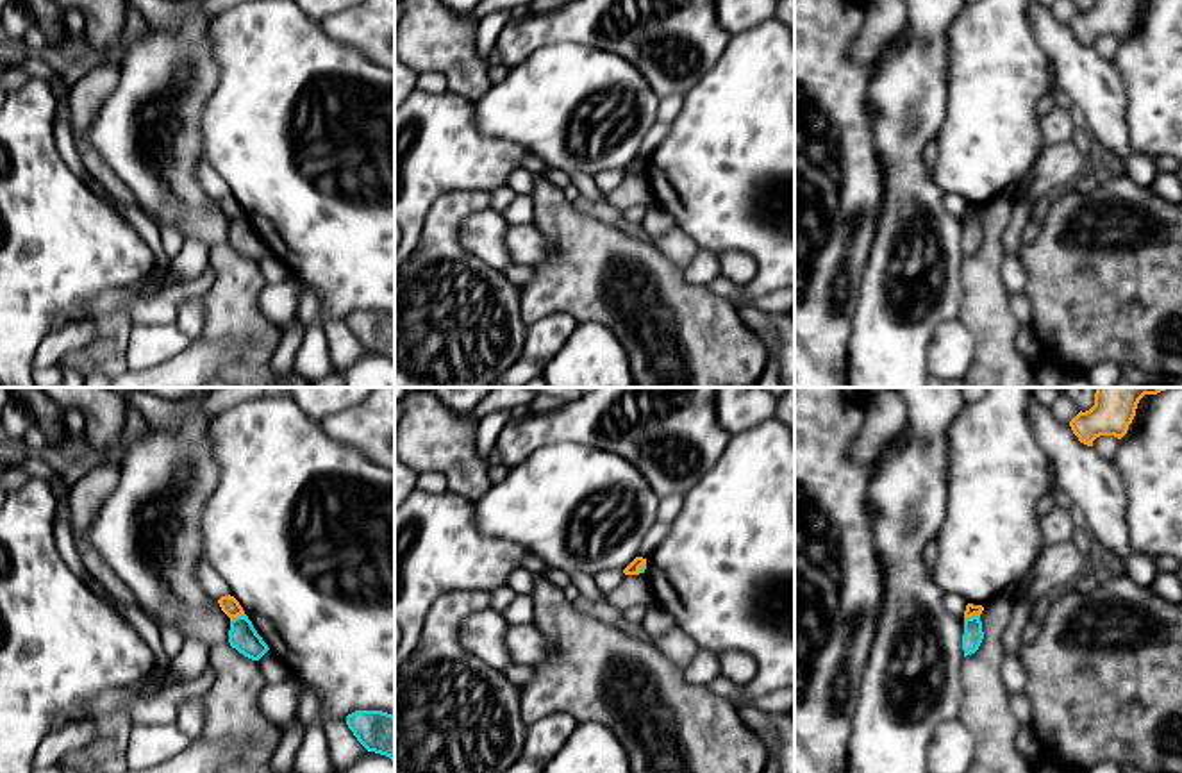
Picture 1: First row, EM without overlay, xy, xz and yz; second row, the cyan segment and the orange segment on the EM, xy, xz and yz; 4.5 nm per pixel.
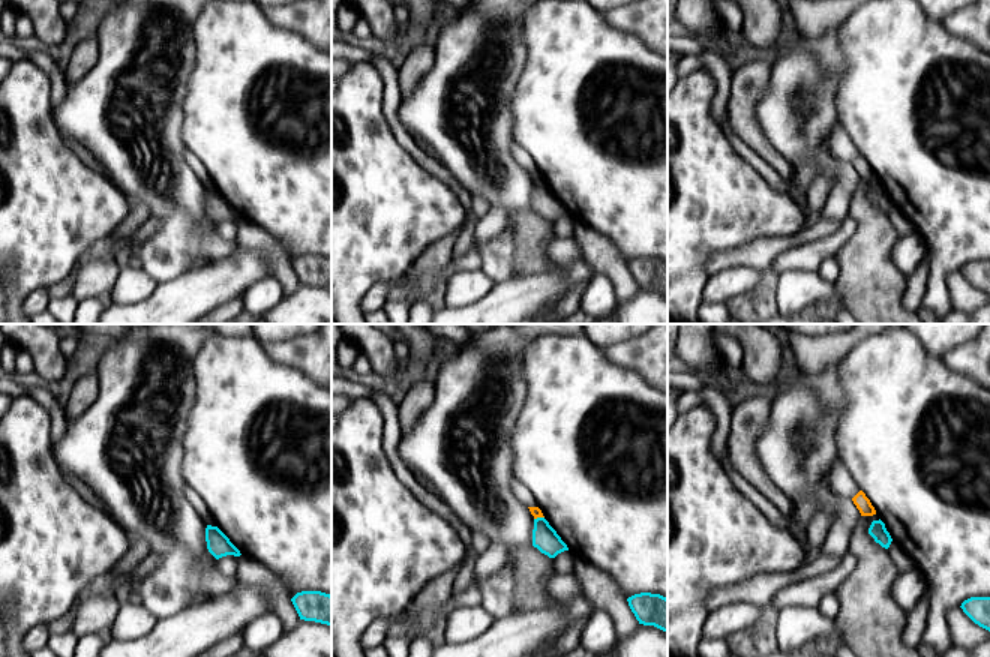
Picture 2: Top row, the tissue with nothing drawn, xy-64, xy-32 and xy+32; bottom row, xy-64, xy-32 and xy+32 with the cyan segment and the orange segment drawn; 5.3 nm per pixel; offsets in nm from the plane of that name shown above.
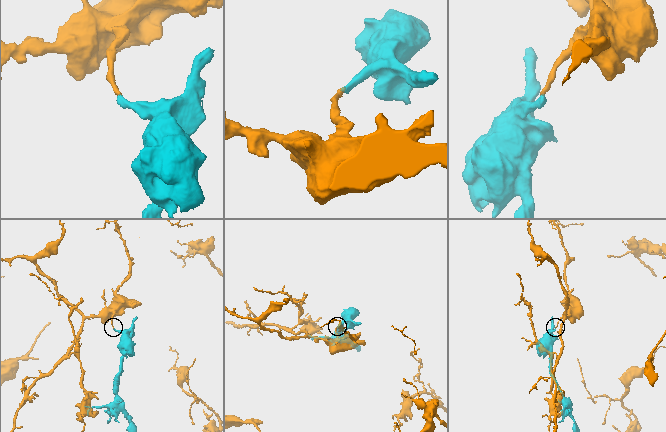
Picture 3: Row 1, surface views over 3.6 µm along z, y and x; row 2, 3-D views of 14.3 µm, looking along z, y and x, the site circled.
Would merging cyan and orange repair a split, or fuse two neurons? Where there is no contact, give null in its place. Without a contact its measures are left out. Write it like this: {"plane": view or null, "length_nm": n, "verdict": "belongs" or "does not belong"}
{"plane": "xy", "length_nm": 80, "verdict": "does not belong"}

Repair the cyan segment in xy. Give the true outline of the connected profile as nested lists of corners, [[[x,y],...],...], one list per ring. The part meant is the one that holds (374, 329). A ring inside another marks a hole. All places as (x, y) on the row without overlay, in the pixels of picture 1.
[[[355,311],[346,325],[368,350],[395,361],[395,316],[382,311]]]

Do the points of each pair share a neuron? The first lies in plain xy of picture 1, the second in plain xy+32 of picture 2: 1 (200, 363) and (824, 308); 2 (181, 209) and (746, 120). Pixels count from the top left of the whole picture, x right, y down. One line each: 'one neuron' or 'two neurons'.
1: one neuron
2: two neurons

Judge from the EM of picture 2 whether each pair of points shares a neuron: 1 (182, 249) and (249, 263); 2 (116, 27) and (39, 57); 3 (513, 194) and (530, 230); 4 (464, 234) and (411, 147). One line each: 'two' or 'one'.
1: two
2: two
3: two
4: one

